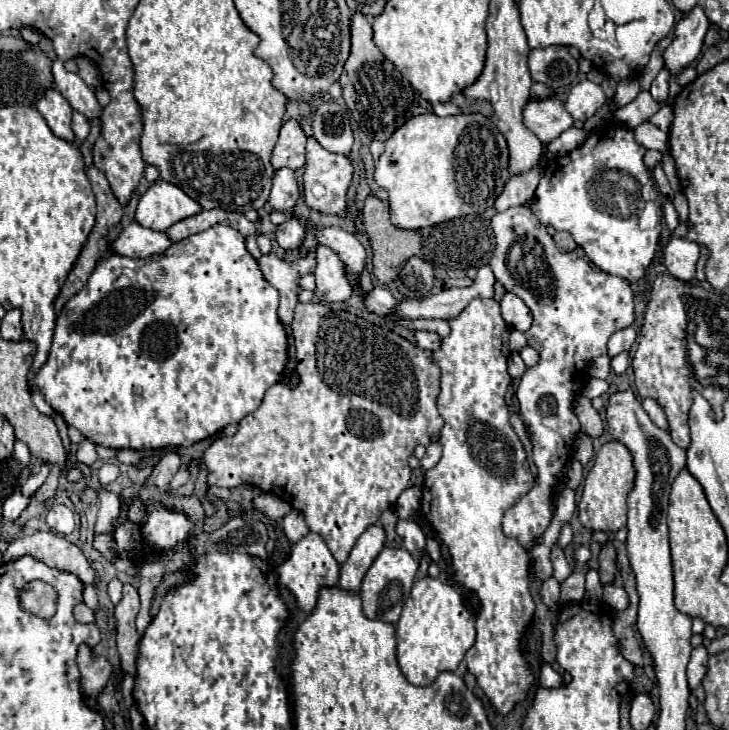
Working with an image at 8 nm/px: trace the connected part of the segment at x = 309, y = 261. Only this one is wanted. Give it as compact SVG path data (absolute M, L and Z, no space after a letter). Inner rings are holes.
M306 251L294 261L284 261L274 253L262 255L258 259L258 267L264 279L280 291L280 307L278 317L284 325L292 321L294 307L298 303L298 281L302 275L312 273L316 267L316 251Z

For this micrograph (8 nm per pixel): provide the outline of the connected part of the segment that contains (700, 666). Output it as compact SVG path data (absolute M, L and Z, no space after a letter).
M698 645L691 653L691 658L687 666L687 679L690 691L692 692L698 685L701 685L702 679L707 672L708 651L704 645Z

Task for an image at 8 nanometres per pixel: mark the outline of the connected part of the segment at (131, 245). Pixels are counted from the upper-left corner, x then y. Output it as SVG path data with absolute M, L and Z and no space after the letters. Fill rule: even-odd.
M134 221L118 235L114 241L114 251L132 259L146 259L156 253L164 253L170 245L172 241L166 233L146 229Z

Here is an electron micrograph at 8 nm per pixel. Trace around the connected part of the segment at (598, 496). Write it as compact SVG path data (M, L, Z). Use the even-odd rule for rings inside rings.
M608 441L596 455L594 467L588 471L584 481L582 499L578 503L580 523L590 531L616 533L626 527L626 497L634 483L634 465L630 451L620 441Z

